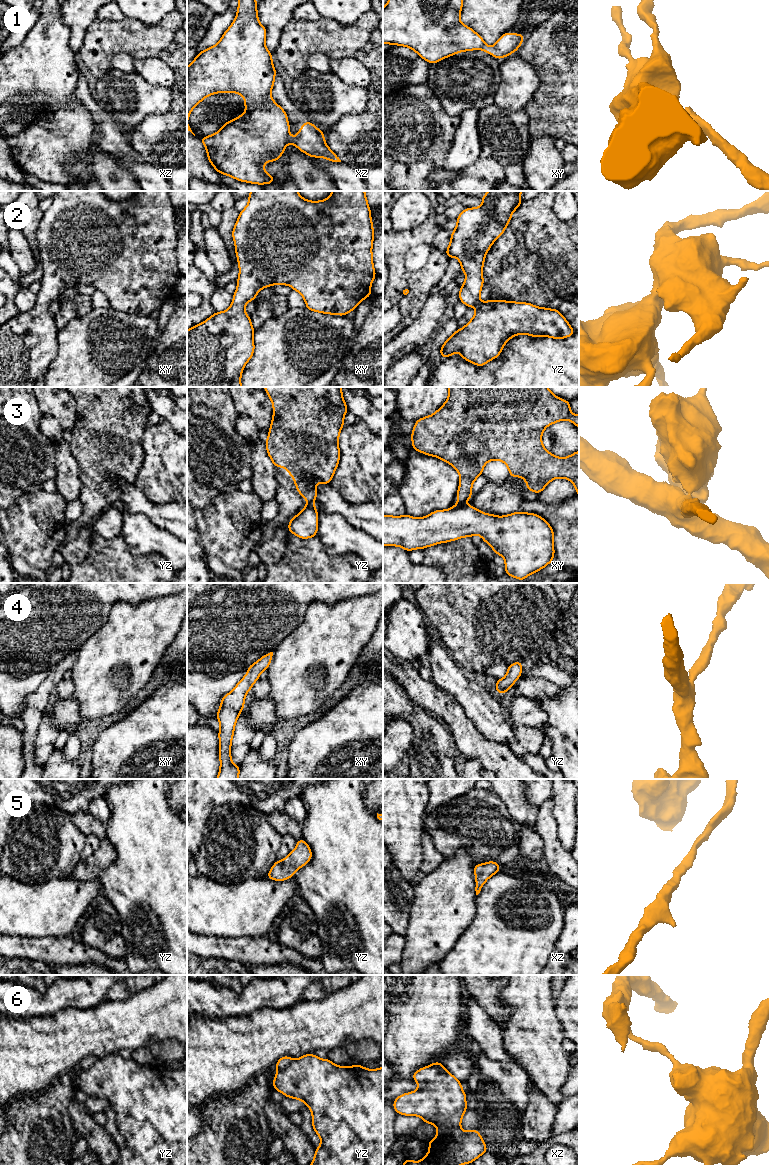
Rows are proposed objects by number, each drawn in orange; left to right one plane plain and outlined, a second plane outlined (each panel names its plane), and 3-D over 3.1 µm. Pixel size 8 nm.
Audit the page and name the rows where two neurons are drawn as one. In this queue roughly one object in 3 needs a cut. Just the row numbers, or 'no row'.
1, 3, 6

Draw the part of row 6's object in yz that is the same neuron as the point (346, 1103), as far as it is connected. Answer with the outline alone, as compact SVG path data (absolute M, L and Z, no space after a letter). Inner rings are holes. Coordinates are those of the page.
M315 1054L294 1059L273 1079L273 1089L301 1100L312 1113L312 1126L321 1140L310 1165L383 1165L383 1067L370 1070L361 1065L337 1066Z

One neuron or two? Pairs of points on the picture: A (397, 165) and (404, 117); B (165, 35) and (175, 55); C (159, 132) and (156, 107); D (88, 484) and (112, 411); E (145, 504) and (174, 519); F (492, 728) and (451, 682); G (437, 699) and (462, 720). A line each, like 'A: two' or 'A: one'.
A: one
B: two
C: two
D: one
E: one
F: one
G: one

